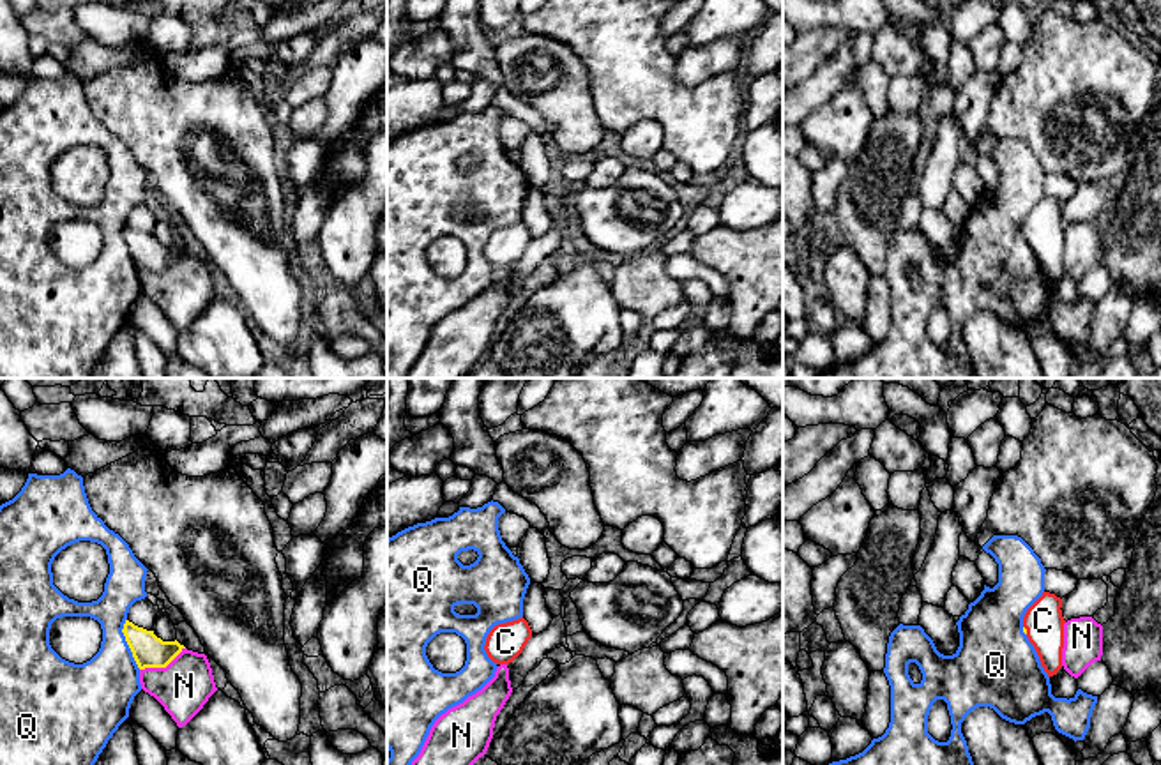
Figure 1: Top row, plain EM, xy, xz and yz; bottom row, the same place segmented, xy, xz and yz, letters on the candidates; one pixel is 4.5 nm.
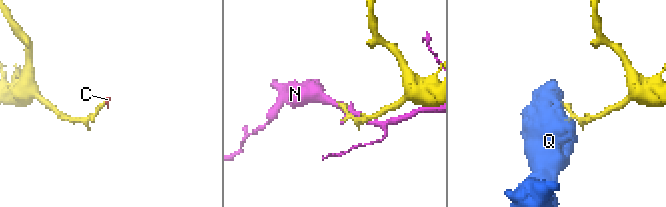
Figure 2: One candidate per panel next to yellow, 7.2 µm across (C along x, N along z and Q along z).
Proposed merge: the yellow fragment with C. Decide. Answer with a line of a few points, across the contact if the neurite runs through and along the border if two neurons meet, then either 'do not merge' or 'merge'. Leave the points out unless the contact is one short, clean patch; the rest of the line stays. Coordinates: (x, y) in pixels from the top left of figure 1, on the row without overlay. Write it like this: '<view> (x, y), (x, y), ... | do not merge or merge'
yz (1024, 232), (1025, 234), (1043, 225) | merge

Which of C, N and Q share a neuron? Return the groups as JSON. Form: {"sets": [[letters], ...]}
{"sets": [["C"], ["N"], ["Q"]]}

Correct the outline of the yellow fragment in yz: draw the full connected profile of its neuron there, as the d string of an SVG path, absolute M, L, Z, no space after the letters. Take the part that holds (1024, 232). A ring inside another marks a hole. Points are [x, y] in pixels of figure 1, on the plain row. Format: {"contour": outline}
{"contour": "M1043 196L1043 200L1027 214L1023 221L1023 237L1034 249L1041 270L1048 281L1057 279L1057 276L1062 272L1066 224L1060 212L1060 201Z"}

